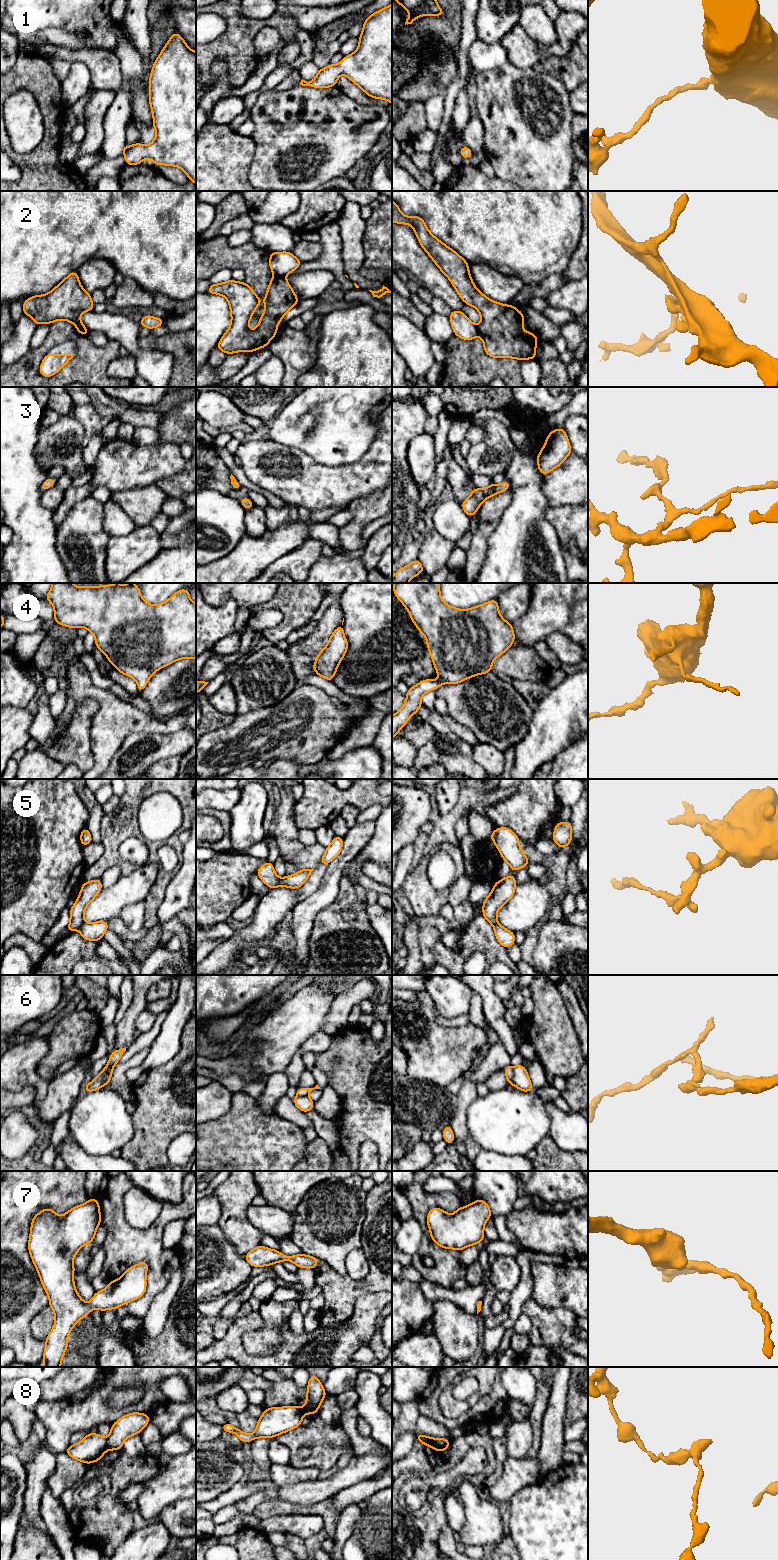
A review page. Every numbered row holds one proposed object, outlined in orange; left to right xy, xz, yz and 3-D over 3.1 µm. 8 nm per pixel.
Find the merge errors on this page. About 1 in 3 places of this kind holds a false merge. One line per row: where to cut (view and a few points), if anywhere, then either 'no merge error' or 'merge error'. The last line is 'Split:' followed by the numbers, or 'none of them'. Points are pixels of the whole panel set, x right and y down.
1: cut none; no merge error
2: cut xz (274, 275), (283, 277); merge error
3: cut none; no merge error
4: cut none; no merge error
5: cut xz (281, 879), (276, 886); merge error
6: cut yz (513, 1067), (513, 1080), (511, 1083); merge error
7: cut none; no merge error
8: cut xy (105, 1438), (107, 1449); merge error
Split: 2, 5, 6, 8

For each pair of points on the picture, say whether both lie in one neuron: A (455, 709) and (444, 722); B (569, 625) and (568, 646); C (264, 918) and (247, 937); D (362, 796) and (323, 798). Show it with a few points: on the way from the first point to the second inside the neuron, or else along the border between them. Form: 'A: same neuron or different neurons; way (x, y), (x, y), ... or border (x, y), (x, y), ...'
A: different neurons; border (447, 713), (469, 729)
B: different neurons; border (545, 638), (551, 633), (561, 632), (577, 644)
C: same neuron; way (261, 923), (252, 932)
D: same neuron; way (352, 796), (333, 798)

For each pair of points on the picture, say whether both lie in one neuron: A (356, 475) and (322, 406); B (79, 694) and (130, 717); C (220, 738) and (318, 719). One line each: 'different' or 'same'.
A: different
B: same
C: same

